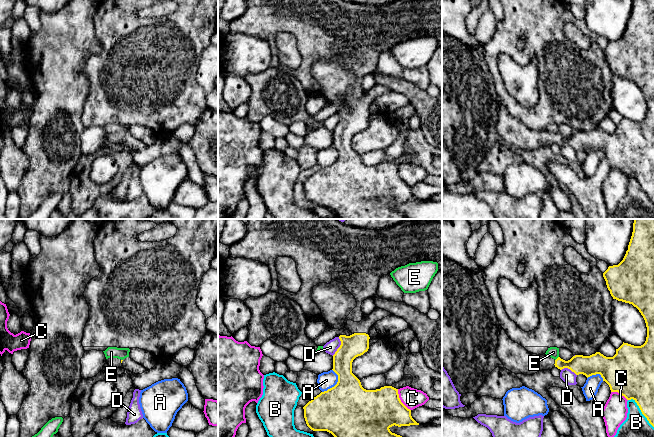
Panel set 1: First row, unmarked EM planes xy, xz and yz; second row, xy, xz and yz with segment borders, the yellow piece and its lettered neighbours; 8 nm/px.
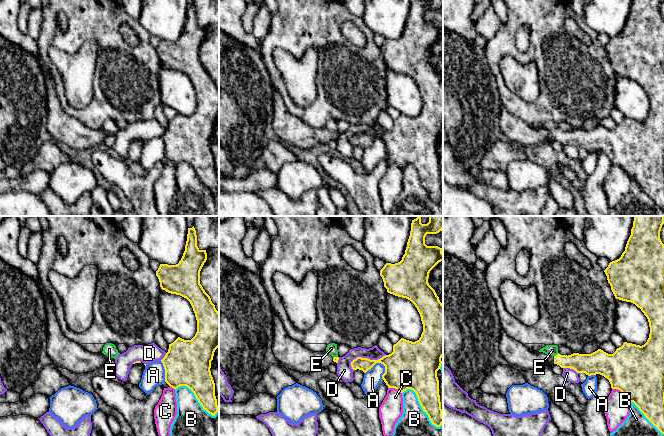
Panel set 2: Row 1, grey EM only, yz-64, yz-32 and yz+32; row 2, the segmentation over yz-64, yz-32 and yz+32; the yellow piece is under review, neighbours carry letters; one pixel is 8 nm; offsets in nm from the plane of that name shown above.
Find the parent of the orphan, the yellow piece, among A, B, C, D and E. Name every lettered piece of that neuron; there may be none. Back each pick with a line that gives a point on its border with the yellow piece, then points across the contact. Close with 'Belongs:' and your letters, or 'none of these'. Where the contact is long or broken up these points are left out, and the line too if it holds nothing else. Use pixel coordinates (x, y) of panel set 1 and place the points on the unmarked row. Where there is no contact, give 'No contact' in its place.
Belongs: none of these

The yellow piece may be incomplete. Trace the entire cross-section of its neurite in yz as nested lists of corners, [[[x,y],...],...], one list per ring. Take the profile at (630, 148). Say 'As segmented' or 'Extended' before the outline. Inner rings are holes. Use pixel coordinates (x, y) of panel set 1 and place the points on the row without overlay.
Extended. [[[633,0],[632,12],[623,36],[618,41],[609,42],[603,53],[613,75],[632,80],[643,92],[647,103],[647,113],[643,121],[634,122],[623,118],[613,133],[596,128],[590,132],[575,131],[568,137],[560,133],[555,136],[546,130],[528,128],[512,117],[499,102],[497,132],[504,144],[515,150],[533,151],[554,143],[560,146],[568,144],[576,151],[583,150],[587,154],[600,150],[611,168],[618,168],[627,176],[633,175],[654,203],[654,0]]]

